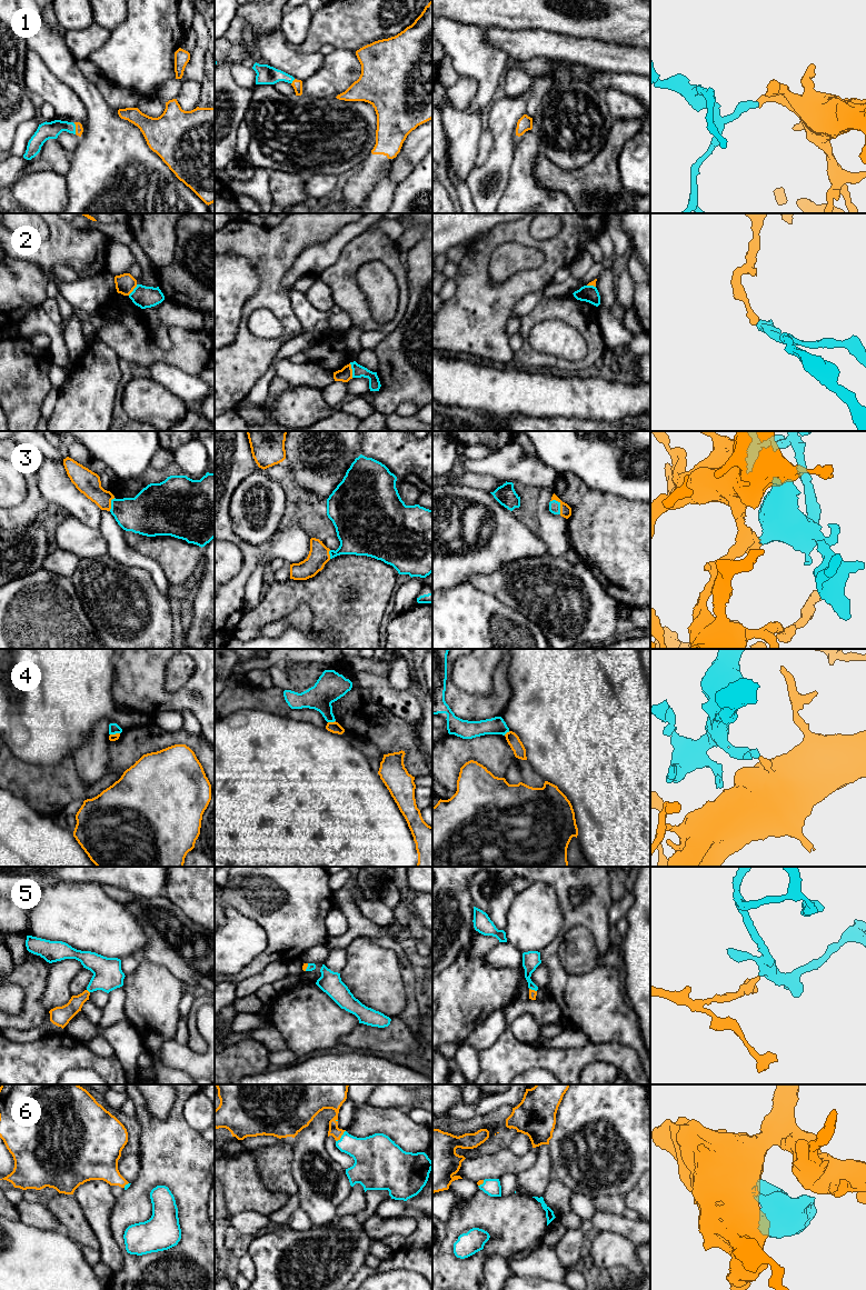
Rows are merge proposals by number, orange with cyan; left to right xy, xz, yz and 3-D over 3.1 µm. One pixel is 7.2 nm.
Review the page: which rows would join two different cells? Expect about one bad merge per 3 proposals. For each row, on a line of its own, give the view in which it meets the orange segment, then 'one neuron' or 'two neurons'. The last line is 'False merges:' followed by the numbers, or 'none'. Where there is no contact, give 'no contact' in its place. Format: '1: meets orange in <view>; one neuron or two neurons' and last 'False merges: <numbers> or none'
1: meets orange in xy; one neuron
2: meets orange in xz; two neurons
3: meets orange in yz; one neuron
4: meets orange in xz; two neurons
5: meets orange in xy; one neuron
6: meets orange in xz; one neuron
False merges: 2, 4

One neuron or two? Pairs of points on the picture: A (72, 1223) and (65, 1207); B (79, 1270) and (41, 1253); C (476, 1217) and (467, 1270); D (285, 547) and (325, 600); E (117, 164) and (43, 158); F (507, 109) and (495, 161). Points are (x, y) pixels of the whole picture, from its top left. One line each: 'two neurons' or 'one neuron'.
A: one neuron
B: one neuron
C: one neuron
D: two neurons
E: two neurons
F: one neuron

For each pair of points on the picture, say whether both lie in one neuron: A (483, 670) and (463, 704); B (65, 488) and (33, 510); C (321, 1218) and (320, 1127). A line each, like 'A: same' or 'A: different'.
A: different
B: different
C: same

